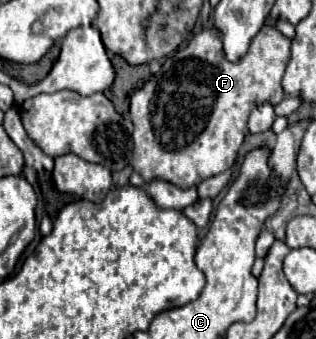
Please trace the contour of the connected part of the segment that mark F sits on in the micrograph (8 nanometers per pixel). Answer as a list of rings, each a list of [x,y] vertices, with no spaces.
[[[263,24],[263,28],[251,40],[247,54],[237,62],[225,60],[221,32],[217,28],[201,30],[197,36],[193,36],[193,40],[183,50],[171,54],[161,66],[161,70],[131,96],[129,116],[135,126],[133,130],[135,148],[131,158],[133,170],[145,182],[153,182],[159,178],[179,188],[191,188],[231,168],[235,164],[237,152],[245,136],[249,134],[247,118],[251,110],[261,102],[269,102],[275,106],[285,98],[281,88],[281,78],[285,74],[289,58],[291,58],[291,38],[283,36],[273,24]]]

